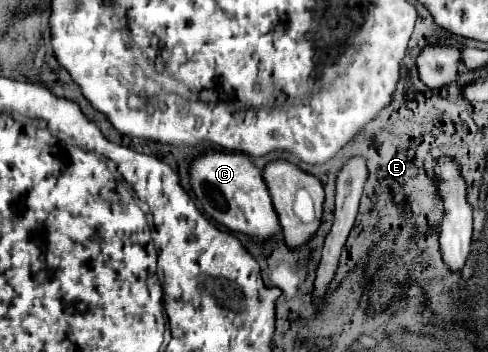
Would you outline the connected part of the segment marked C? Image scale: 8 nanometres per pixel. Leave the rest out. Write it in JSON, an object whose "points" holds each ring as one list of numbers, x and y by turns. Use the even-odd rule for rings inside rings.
{"points":[[206,150,204,154,196,156,190,162,188,174,190,174,192,192,196,194,204,212,224,228,260,238,270,238,276,232,280,232,280,222,272,208,272,200,266,190,264,178,248,156]]}

